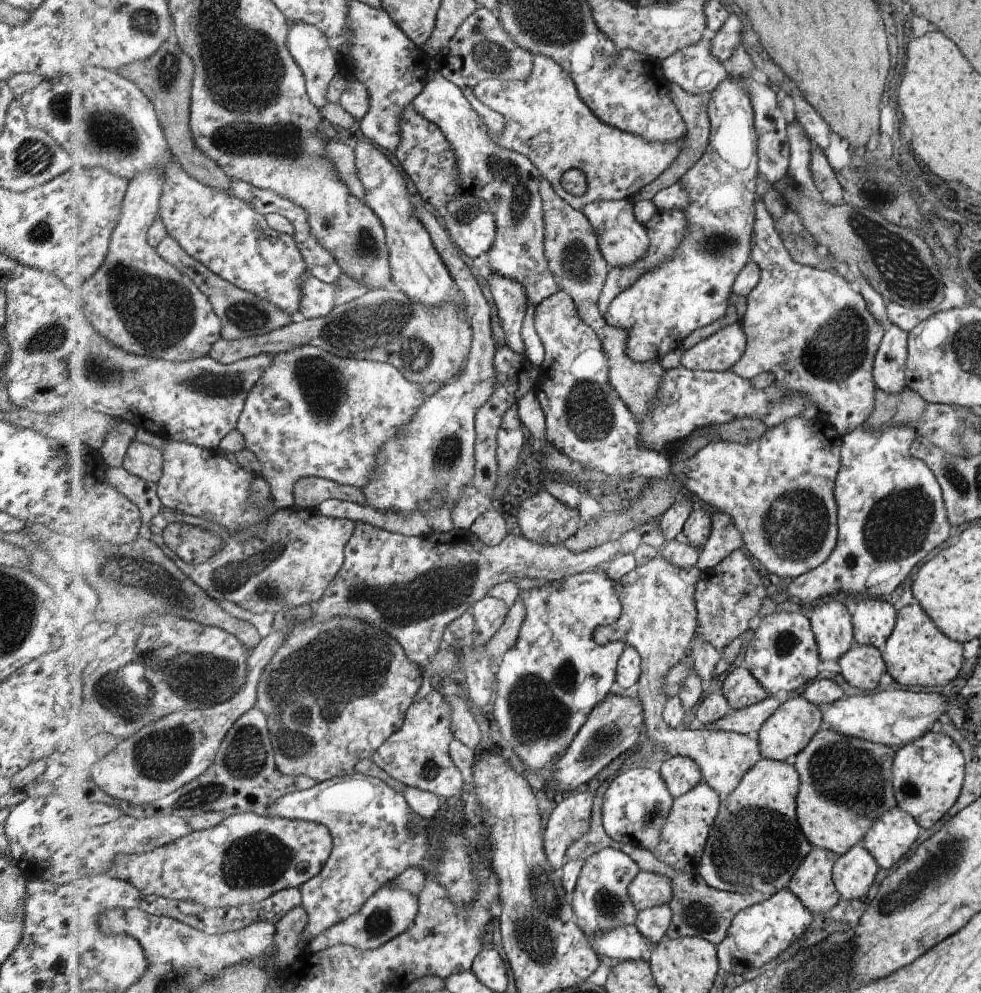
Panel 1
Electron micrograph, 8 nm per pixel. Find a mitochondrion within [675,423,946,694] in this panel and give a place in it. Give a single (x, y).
(898, 524)

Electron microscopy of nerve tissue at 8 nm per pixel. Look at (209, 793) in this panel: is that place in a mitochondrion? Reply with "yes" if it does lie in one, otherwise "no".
yes

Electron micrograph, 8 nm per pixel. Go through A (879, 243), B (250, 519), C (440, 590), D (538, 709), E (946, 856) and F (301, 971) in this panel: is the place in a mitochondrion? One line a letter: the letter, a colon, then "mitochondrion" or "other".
A: mitochondrion
B: other
C: mitochondrion
D: mitochondrion
E: mitochondrion
F: other

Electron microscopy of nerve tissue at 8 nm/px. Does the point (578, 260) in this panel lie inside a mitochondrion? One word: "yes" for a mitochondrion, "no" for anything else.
yes

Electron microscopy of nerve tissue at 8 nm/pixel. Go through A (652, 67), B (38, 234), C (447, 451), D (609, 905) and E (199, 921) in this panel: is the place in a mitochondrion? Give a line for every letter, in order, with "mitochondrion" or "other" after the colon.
A: other
B: mitochondrion
C: mitochondrion
D: mitochondrion
E: other

